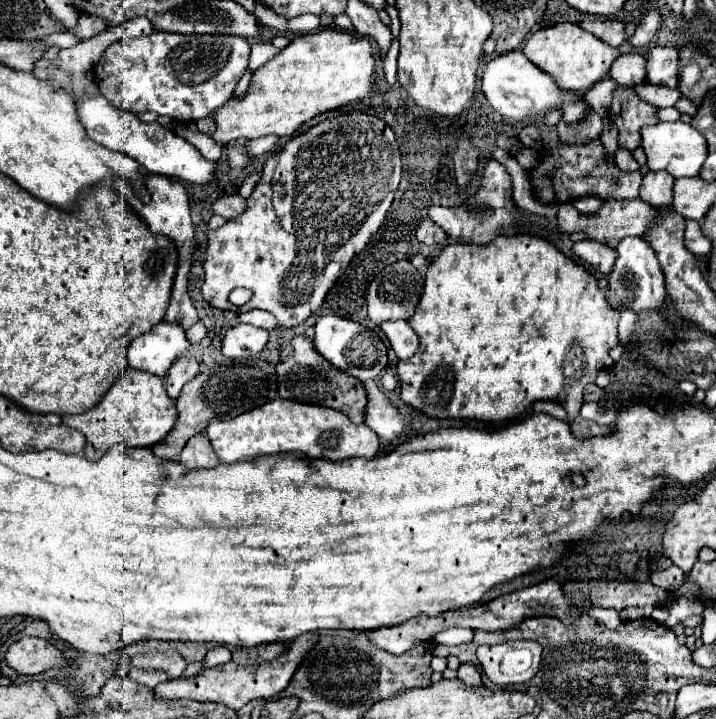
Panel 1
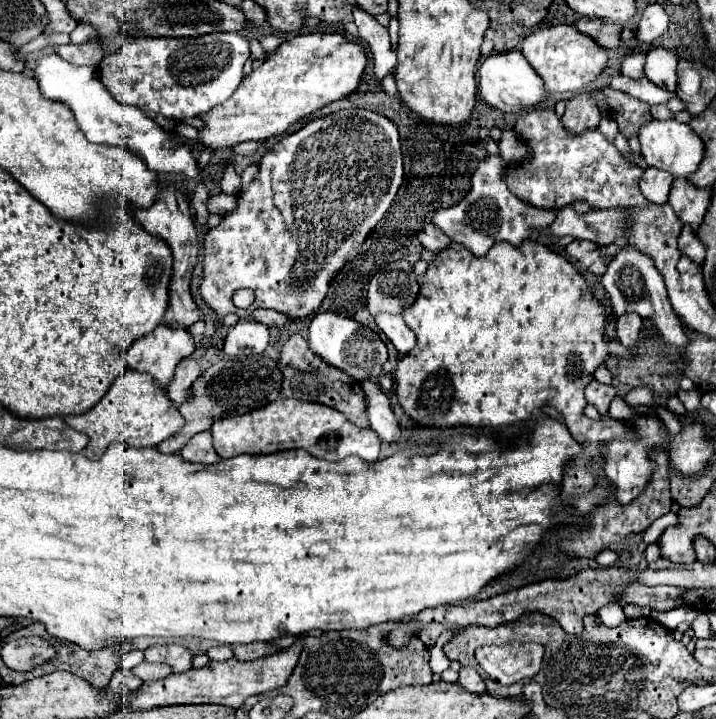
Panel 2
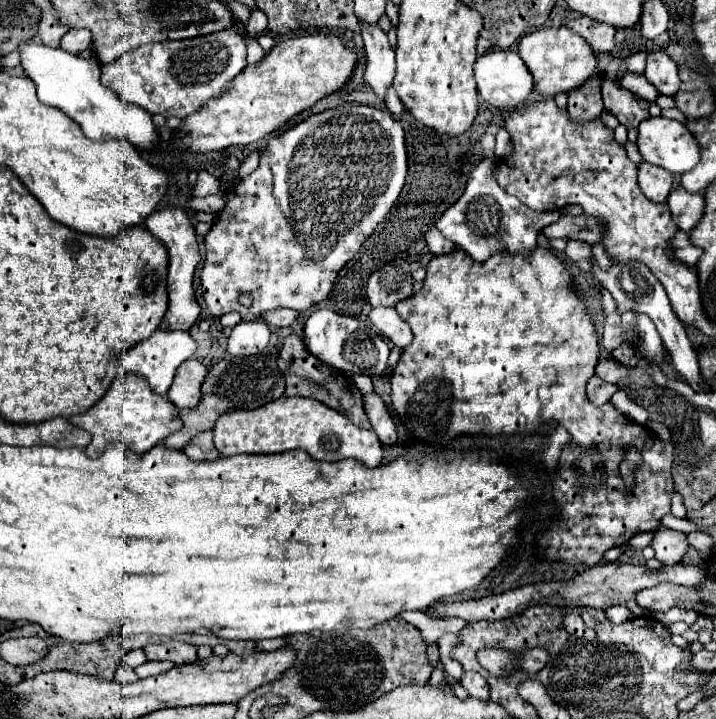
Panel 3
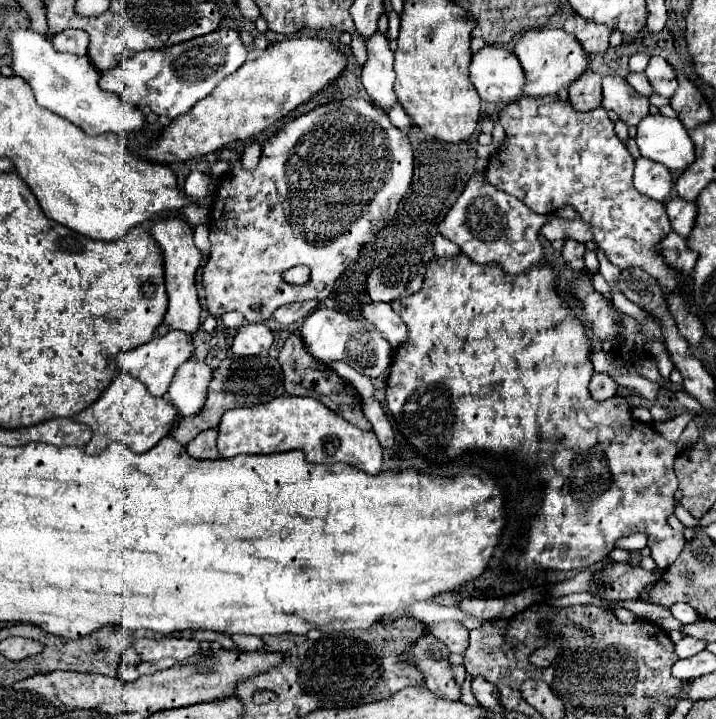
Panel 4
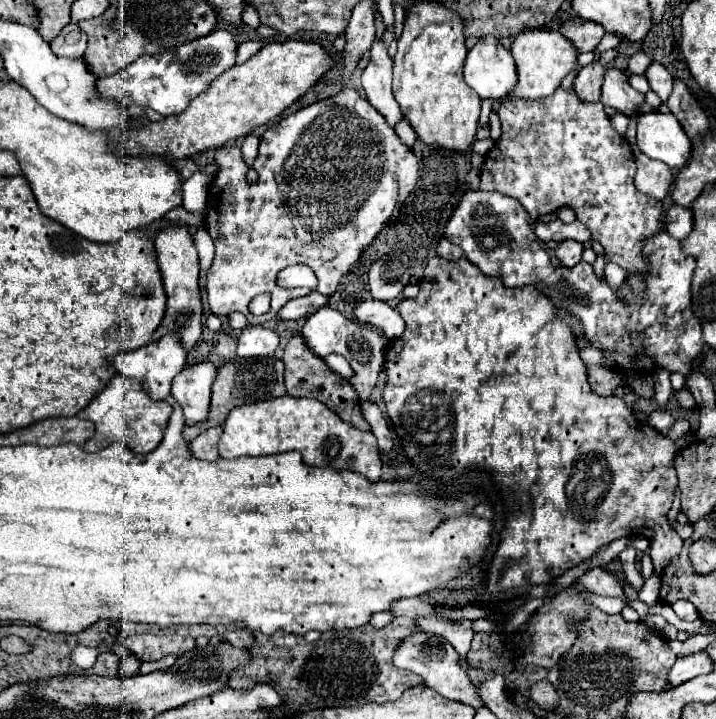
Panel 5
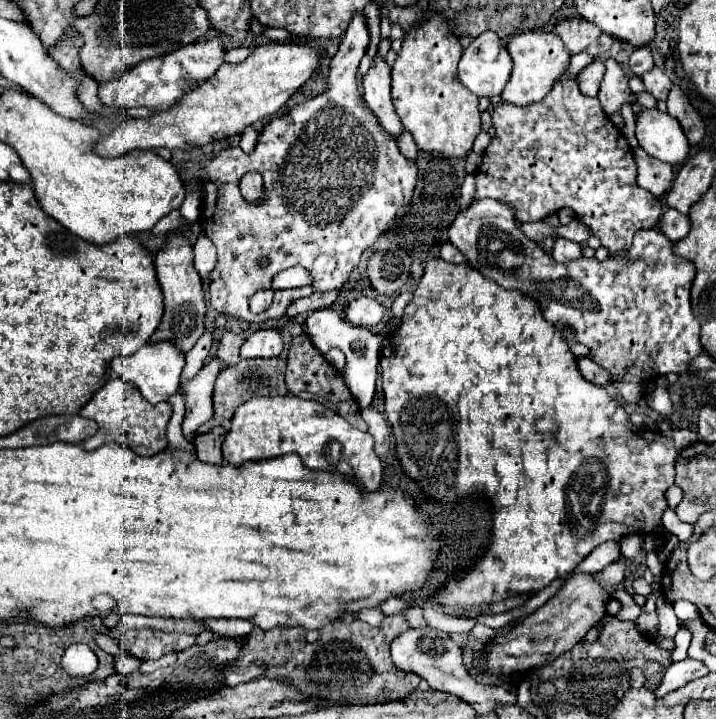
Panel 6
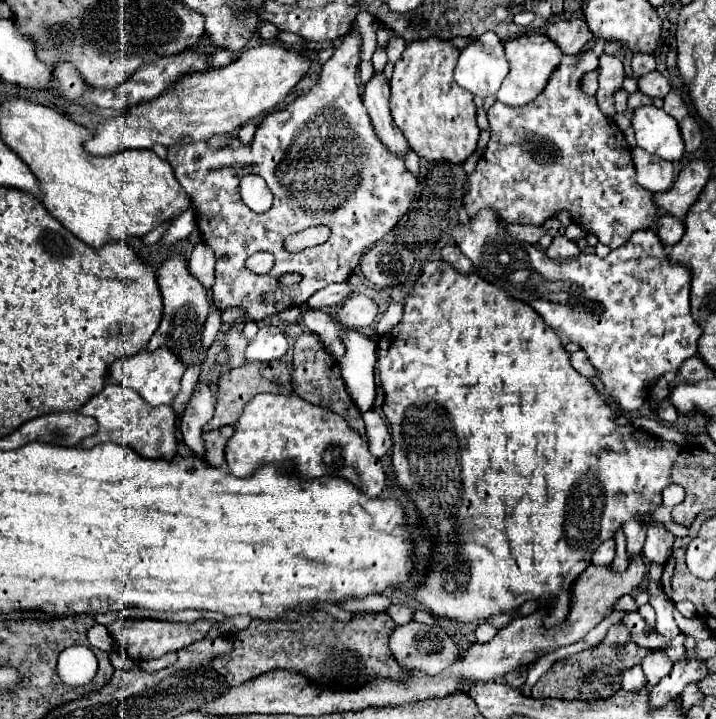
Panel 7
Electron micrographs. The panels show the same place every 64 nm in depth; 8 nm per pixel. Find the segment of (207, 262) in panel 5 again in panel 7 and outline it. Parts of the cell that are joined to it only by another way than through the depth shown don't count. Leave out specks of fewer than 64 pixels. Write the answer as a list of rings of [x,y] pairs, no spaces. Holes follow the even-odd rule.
[[[204,242],[196,244],[196,248],[188,260],[188,266],[190,266],[190,272],[200,280],[200,284],[206,290],[210,290],[214,284],[214,264],[216,264],[214,252]]]

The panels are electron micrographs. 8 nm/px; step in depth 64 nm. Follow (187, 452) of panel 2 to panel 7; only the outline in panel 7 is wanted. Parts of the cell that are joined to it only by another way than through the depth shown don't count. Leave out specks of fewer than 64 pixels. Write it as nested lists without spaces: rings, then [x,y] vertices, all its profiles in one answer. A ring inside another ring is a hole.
[[[224,426],[224,428],[218,428],[218,430],[204,434],[204,460],[210,466],[224,464],[224,446],[232,434],[234,434],[232,426]]]

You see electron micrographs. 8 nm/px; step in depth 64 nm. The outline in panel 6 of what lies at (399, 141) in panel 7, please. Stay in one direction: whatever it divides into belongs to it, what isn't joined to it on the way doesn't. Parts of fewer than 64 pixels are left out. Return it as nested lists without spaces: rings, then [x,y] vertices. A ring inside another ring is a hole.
[[[378,52],[374,56],[374,64],[362,78],[362,88],[364,88],[364,100],[368,108],[378,116],[386,132],[390,132],[396,138],[402,132],[402,124],[400,118],[396,116],[390,98],[390,66]]]

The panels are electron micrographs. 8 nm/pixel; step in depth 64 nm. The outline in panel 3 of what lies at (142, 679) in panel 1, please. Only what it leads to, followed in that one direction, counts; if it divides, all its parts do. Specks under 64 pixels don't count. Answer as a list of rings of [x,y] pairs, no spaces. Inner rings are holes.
[[[144,662],[142,666],[136,668],[138,678],[148,678],[148,676],[158,676],[162,672],[168,672],[170,668],[174,668],[172,662]]]

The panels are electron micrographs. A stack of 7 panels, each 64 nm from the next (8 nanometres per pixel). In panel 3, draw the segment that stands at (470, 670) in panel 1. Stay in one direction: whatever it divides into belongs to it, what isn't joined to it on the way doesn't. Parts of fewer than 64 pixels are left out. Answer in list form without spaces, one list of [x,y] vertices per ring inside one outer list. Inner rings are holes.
[[[462,672],[462,678],[460,678],[460,684],[466,688],[466,692],[470,696],[476,696],[476,698],[488,698],[488,684],[486,680],[482,678],[482,674],[478,672]]]

